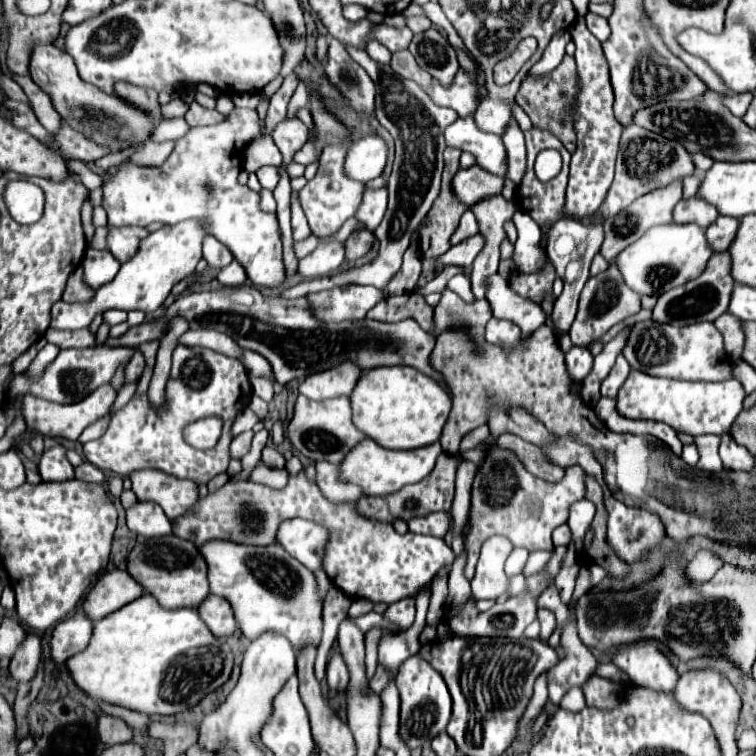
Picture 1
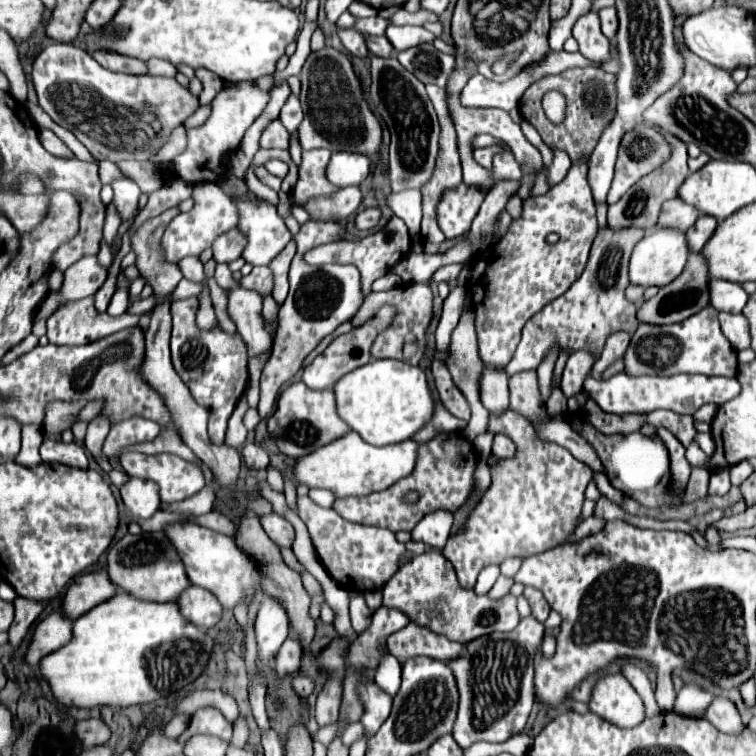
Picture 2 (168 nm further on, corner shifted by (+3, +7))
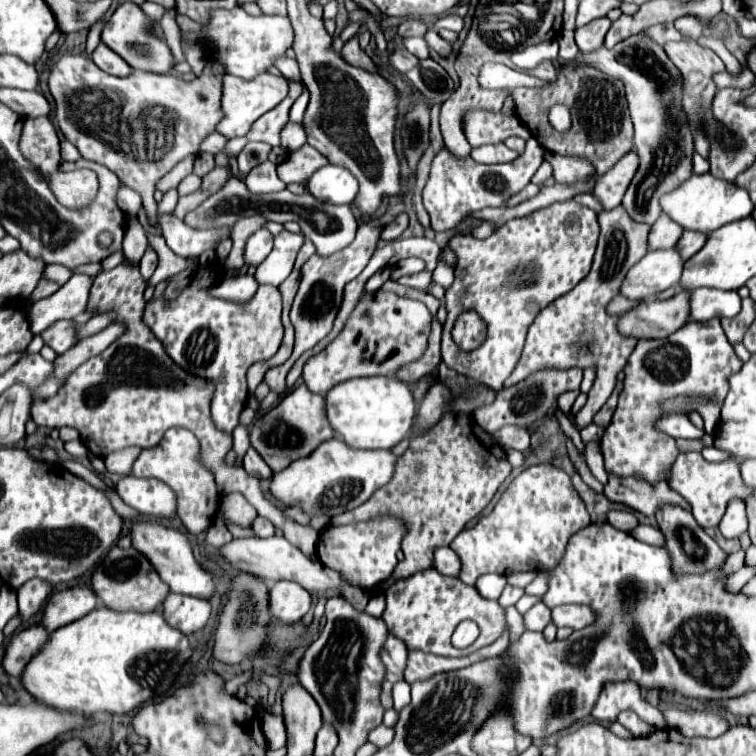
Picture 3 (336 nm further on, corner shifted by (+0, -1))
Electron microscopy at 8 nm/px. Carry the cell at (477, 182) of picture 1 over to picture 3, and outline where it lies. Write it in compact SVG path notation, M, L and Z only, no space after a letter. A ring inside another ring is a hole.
M503 143L499 145L483 145L471 151L473 161L477 163L485 163L485 165L495 165L495 163L511 163L513 159L517 159L517 153L507 149Z

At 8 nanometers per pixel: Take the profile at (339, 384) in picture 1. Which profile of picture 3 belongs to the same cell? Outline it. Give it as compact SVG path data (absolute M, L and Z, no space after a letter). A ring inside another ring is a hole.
M381 289L365 293L339 337L331 341L325 351L305 363L303 381L313 393L325 395L337 383L343 383L353 377L395 375L401 365L415 361L423 355L427 347L429 329L431 315L421 301L397 297L395 293L387 293Z

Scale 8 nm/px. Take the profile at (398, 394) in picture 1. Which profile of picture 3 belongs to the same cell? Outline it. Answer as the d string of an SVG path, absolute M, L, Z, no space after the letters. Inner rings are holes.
M389 375L349 379L327 393L327 419L335 433L355 449L393 449L409 435L415 415L417 401L411 387Z

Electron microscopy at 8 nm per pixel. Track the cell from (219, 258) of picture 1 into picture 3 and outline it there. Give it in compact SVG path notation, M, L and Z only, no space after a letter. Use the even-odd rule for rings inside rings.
M259 229L253 235L249 235L245 251L243 251L243 259L245 265L259 265L273 249L273 235L267 229Z

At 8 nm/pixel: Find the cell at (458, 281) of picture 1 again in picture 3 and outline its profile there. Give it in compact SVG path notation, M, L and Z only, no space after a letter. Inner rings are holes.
M425 269L425 271L421 271L421 273L401 277L401 279L397 279L397 283L409 285L409 287L413 287L413 289L417 289L417 291L425 291L425 293L427 293L429 287L431 287L431 283L433 283L433 273Z

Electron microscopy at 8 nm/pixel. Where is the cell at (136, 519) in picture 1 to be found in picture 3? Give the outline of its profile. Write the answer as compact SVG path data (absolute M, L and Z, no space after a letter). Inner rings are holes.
M127 475L117 483L117 493L141 515L149 515L153 519L175 517L175 493L159 479Z

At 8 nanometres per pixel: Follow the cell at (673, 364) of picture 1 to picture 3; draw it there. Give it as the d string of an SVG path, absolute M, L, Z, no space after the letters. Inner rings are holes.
M719 319L689 321L665 339L639 339L623 369L625 381L619 405L601 439L605 469L619 477L639 473L647 483L657 483L679 455L675 439L653 429L653 421L663 415L659 403L675 395L703 395L723 403L729 391L727 379L741 367L743 363L727 341Z

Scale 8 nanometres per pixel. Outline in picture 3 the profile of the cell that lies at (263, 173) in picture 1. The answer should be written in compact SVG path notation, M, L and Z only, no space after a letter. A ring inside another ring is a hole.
M306 143L301 149L290 153L281 165L277 165L277 175L283 183L301 183L305 179L305 171L309 179L327 163L329 161L317 149Z

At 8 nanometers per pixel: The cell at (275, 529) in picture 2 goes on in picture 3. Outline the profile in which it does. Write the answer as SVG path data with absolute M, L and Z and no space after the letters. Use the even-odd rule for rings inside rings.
M257 517L257 519L253 521L253 531L255 531L257 537L271 537L271 535L275 535L273 523L267 521L267 519L263 519L263 517Z

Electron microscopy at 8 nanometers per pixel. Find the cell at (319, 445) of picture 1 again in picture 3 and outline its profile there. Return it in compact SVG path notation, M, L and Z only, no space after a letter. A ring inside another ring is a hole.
M303 383L295 387L291 393L287 393L277 407L261 415L251 425L251 445L257 449L259 455L267 461L267 465L273 469L273 473L283 471L291 461L309 457L315 447L319 447L323 441L329 441L335 435L327 421L325 411L325 397L311 393Z

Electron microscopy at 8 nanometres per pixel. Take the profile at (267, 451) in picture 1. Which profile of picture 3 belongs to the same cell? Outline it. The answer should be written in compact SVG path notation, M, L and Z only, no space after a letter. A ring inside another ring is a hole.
M253 447L247 449L247 453L243 457L243 467L247 473L251 473L259 479L271 479L273 477L273 471L269 469L269 465L263 461L263 457Z

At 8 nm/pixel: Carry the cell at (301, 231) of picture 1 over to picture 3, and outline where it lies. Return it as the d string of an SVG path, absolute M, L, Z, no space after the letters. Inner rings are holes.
M397 203L393 205L383 217L379 219L373 219L369 223L363 223L359 225L357 229L357 235L353 239L351 245L347 245L345 249L341 249L339 253L333 253L331 257L319 257L317 253L313 257L309 257L305 261L305 265L301 267L301 285L299 285L299 291L295 295L295 301L293 301L293 307L291 307L291 323L295 327L295 349L293 349L293 355L279 367L273 367L265 373L265 383L269 385L271 391L275 391L277 395L283 395L287 391L287 385L285 385L285 377L289 373L289 369L293 367L293 363L307 351L307 349L313 349L323 337L329 335L331 331L331 325L339 313L339 305L343 301L343 289L349 281L353 281L367 265L369 257L373 255L373 251L377 249L377 241L379 241L379 233L381 233L381 227L391 221L397 213L403 211L403 203Z

